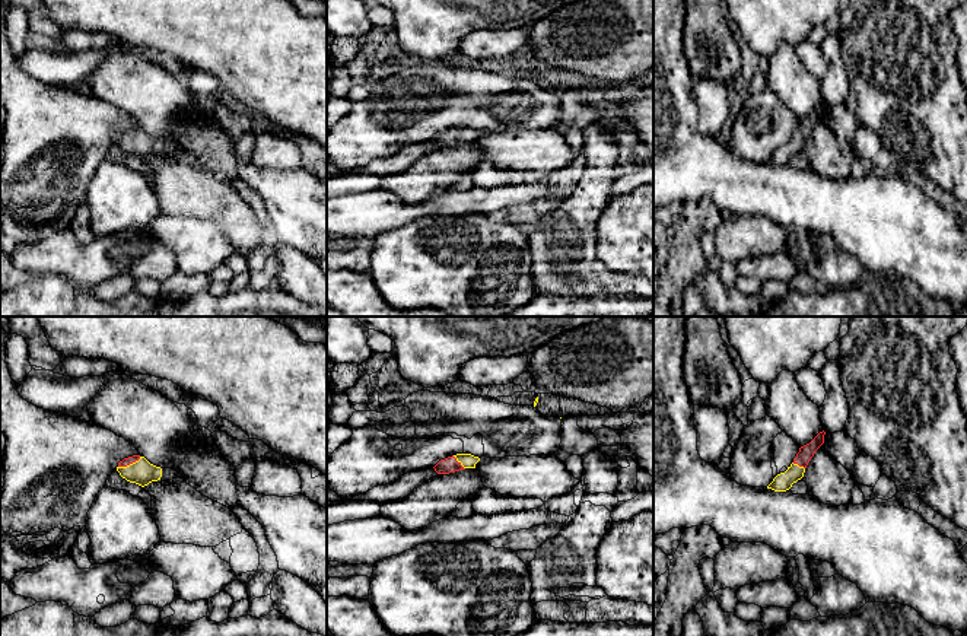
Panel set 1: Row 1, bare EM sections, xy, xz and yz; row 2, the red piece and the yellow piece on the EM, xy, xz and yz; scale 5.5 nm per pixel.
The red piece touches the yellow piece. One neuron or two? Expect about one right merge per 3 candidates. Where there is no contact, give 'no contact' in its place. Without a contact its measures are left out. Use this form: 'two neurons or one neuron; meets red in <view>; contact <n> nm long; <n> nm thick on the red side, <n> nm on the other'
one neuron; meets red in xy; contact 140 nm long; 50 nm thick on the red side, 140 nm on the other

